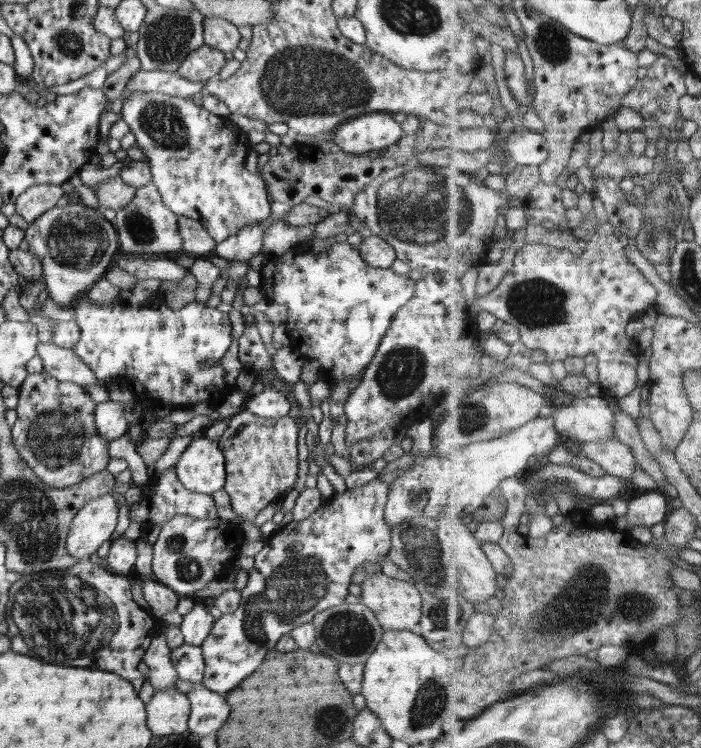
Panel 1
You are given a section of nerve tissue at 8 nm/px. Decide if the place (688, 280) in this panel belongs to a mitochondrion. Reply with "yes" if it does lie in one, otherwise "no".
yes

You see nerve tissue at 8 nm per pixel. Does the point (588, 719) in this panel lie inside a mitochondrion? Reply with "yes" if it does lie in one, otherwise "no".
no

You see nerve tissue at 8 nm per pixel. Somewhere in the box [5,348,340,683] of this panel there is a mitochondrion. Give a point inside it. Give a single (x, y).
(65, 617)

